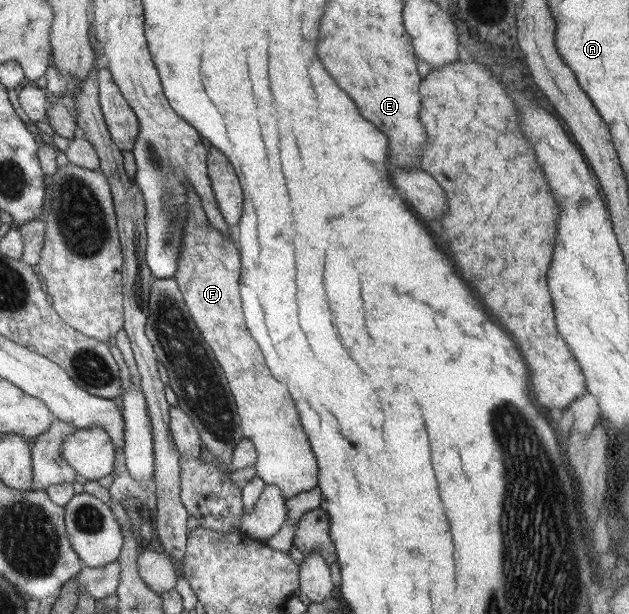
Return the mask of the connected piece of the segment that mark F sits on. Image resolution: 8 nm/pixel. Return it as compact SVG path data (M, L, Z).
M190 185L187 187L186 203L189 211L183 229L183 242L178 254L177 268L172 278L182 294L191 320L209 345L214 359L222 367L227 387L230 387L230 395L234 397L242 435L255 447L256 464L253 466L255 477L260 478L265 485L274 485L285 500L298 493L312 490L317 486L316 459L310 452L306 434L300 427L293 401L287 387L272 377L270 370L265 366L258 344L245 326L239 296L241 265L238 248L230 238L225 239L209 224L200 200Z

